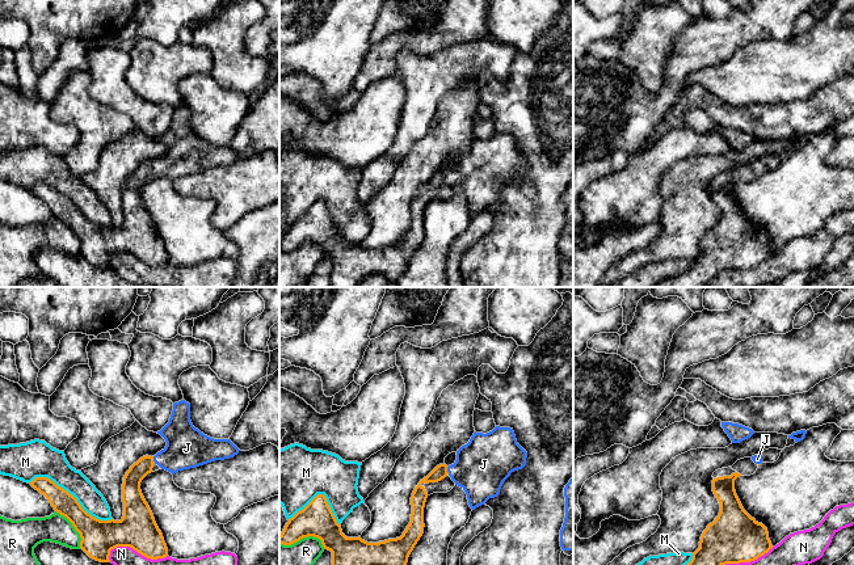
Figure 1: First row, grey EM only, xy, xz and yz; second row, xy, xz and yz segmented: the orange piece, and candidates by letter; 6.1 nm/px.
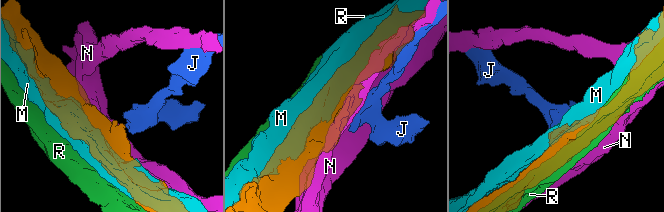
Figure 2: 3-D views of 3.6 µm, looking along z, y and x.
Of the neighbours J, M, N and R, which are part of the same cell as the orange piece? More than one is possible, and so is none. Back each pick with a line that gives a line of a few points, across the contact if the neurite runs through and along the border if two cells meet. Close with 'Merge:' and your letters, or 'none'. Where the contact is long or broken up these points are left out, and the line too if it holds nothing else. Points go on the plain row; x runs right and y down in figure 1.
J: xy (131, 201), (131, 186), (152, 167), (172, 165), (186, 154)
Merge: J

